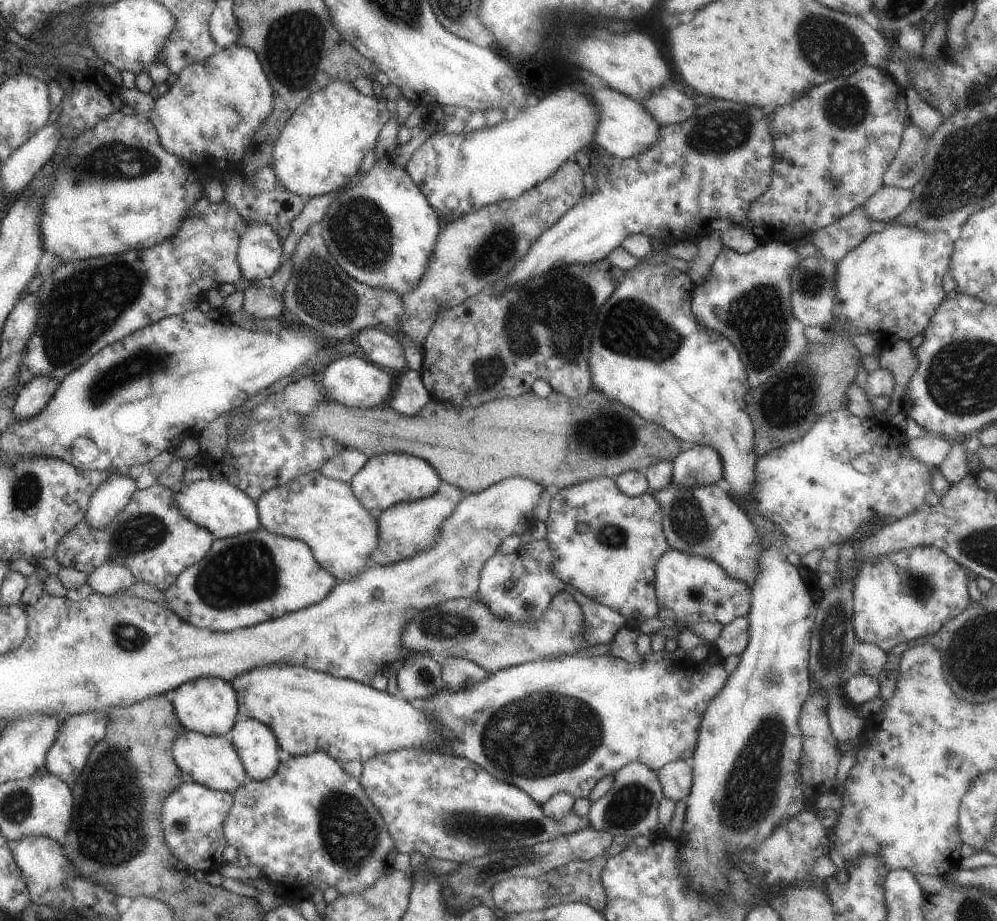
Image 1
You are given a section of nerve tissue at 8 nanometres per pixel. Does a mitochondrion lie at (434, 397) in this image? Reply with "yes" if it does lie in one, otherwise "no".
no

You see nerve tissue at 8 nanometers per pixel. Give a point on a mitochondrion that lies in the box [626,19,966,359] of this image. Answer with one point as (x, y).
(725, 129)

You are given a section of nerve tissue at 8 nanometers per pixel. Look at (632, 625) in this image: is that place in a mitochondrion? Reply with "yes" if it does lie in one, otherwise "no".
no

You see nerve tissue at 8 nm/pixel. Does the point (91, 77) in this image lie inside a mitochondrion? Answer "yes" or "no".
no

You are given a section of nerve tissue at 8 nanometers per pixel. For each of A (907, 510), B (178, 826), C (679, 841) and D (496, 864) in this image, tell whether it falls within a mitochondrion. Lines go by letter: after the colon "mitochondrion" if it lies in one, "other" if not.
A: other
B: mitochondrion
C: other
D: mitochondrion

